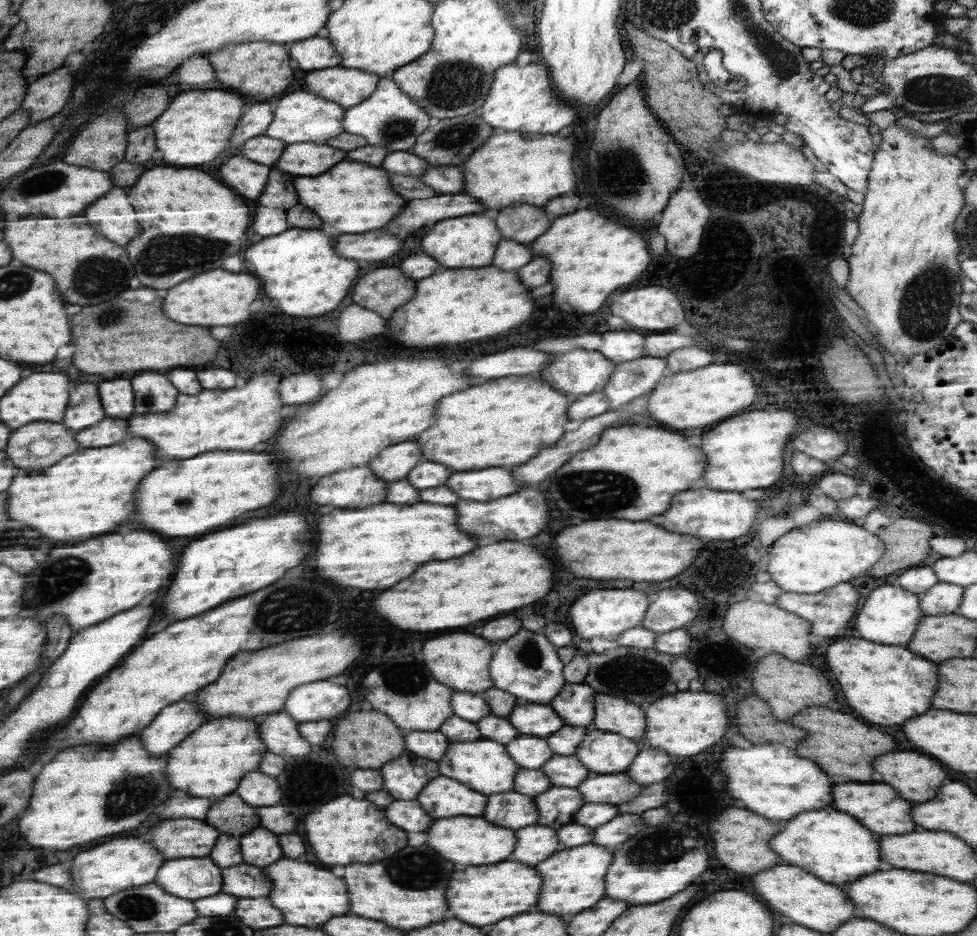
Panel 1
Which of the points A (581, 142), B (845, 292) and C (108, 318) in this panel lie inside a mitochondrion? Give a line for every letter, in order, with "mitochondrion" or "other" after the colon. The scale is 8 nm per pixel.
A: other
B: other
C: mitochondrion

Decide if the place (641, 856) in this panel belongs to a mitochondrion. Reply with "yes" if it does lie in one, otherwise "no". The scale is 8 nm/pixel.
yes

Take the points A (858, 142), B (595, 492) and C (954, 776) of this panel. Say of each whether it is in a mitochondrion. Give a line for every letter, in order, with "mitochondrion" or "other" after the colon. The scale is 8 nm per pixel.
A: other
B: mitochondrion
C: other

